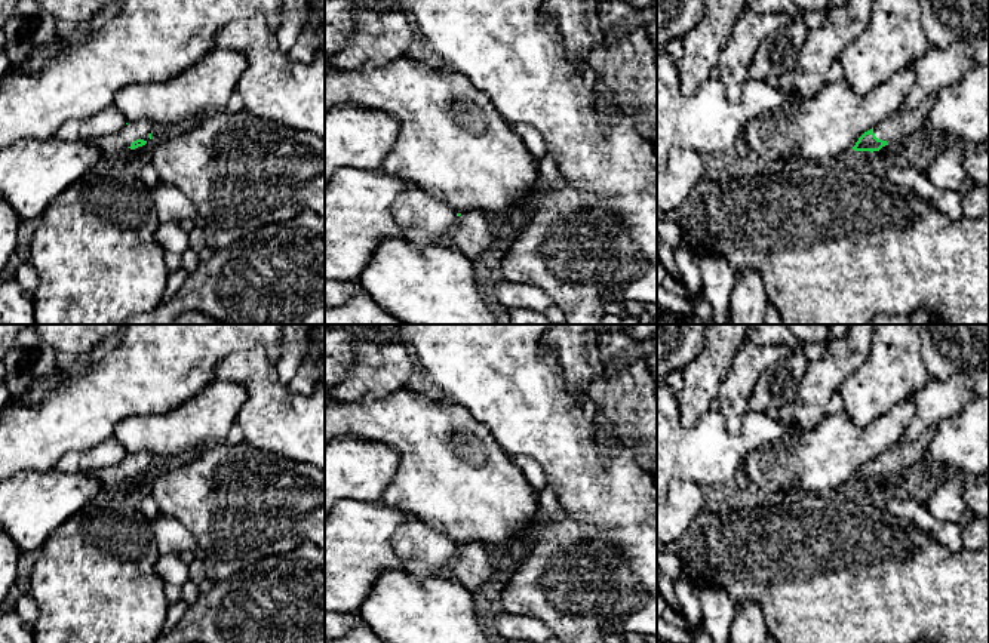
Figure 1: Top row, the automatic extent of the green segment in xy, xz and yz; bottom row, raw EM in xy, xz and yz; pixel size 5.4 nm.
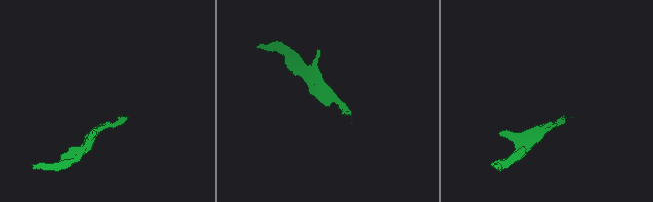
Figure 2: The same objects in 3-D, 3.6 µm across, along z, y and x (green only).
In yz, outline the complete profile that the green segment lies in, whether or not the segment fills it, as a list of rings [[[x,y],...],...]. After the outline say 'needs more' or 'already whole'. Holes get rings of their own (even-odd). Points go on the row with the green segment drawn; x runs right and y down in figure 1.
[[[937,93],[928,95],[922,102],[910,111],[899,111],[885,120],[879,121],[875,127],[864,132],[856,145],[854,151],[879,151],[885,145],[903,142],[915,132],[921,130],[924,121],[934,107]]] | needs more

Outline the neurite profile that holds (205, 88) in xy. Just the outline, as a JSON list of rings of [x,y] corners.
[[[212,47],[169,80],[123,87],[114,107],[128,123],[150,120],[178,127],[185,120],[225,110],[246,65],[243,52]]]

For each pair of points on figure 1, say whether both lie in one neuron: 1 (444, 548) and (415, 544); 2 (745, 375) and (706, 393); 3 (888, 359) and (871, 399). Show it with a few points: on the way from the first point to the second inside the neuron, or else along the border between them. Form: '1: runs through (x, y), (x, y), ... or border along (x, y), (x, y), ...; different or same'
1: runs through (436, 548), (423, 548); same
2: border along (736, 356), (716, 397); different
3: runs through (888, 369), (888, 375), (875, 388); same

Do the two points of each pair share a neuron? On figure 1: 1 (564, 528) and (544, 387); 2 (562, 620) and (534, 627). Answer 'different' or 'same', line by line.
1: different
2: different

